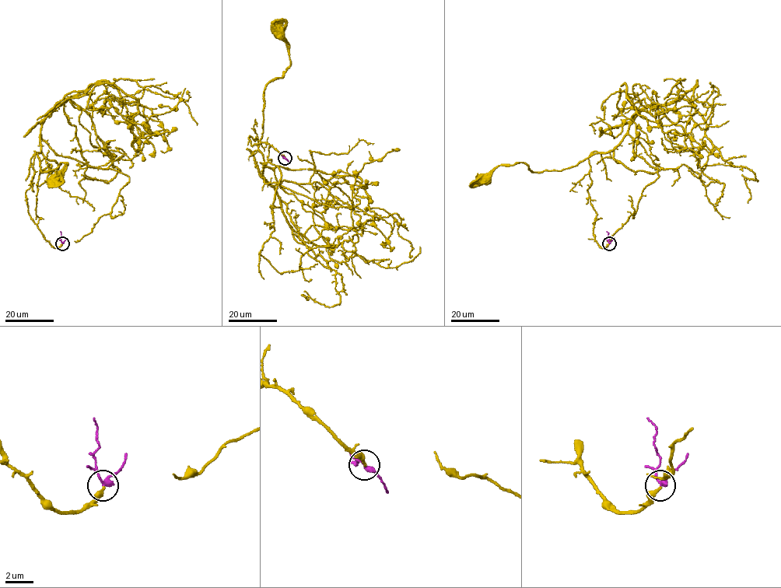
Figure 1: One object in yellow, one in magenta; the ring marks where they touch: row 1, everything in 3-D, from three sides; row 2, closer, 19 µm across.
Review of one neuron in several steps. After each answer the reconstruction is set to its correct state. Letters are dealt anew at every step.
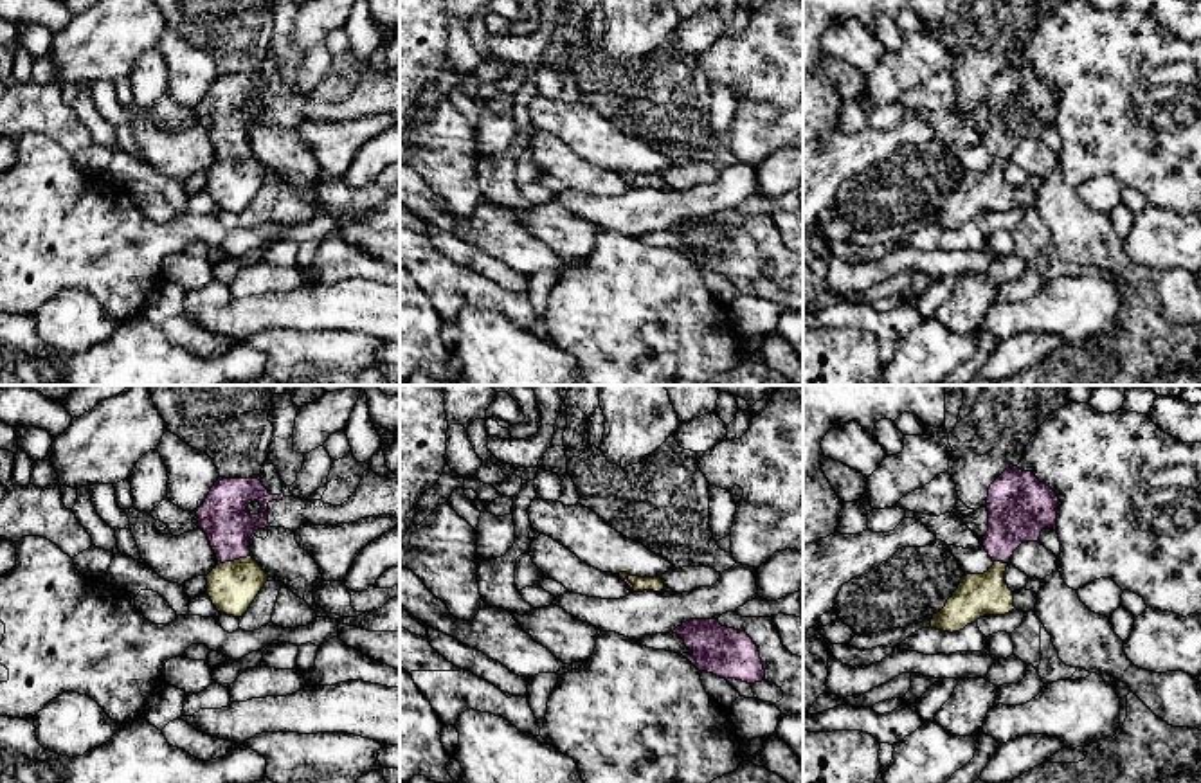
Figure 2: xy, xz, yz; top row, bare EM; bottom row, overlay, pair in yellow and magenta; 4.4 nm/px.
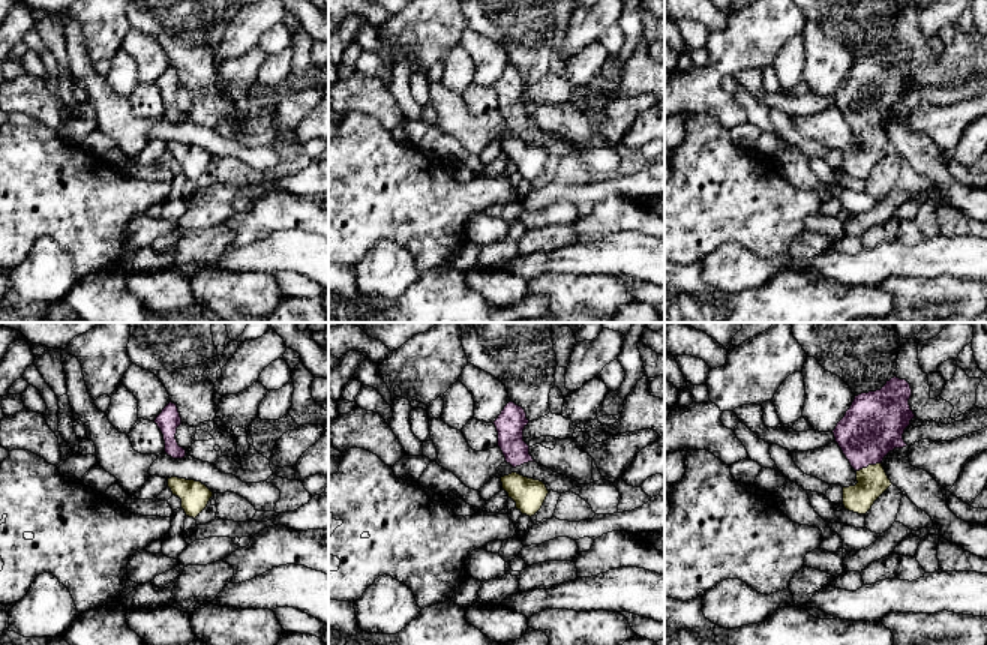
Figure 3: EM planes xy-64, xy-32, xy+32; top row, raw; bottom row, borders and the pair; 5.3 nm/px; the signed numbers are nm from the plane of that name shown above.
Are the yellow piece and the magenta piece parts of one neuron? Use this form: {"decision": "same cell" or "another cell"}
{"decision": "same cell"}

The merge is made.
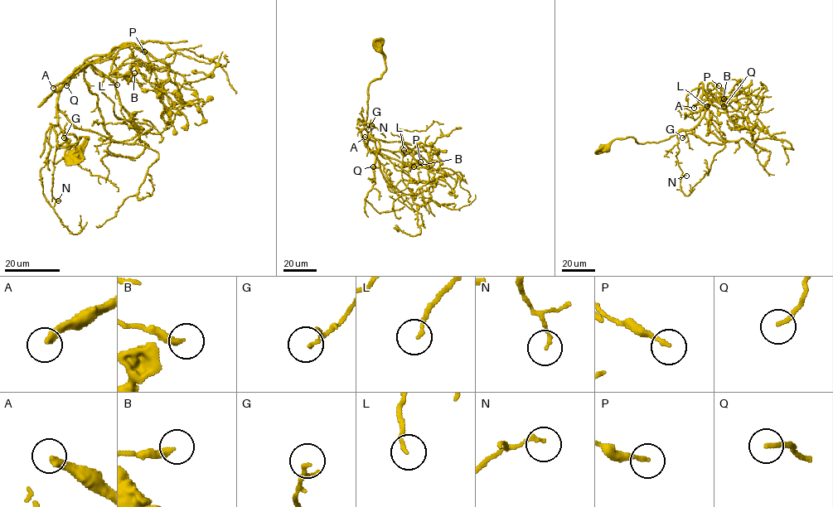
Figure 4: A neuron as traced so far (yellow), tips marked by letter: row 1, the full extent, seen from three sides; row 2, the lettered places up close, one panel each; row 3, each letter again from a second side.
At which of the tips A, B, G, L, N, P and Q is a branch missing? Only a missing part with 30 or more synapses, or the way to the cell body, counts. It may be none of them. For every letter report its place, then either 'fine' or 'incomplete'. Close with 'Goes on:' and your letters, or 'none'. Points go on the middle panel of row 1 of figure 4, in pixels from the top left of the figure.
A: (365, 137) | incomplete
B: (414, 166) | fine
G: (371, 125) | fine
L: (404, 150) | fine
N: (368, 129) | fine
P: (420, 161) | fine
Q: (373, 166) | incomplete
Goes on: A, Q

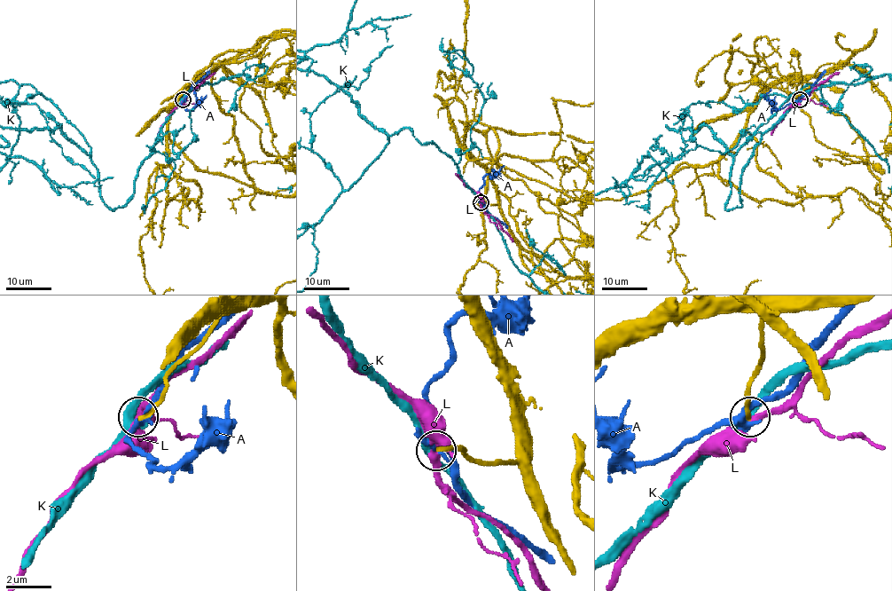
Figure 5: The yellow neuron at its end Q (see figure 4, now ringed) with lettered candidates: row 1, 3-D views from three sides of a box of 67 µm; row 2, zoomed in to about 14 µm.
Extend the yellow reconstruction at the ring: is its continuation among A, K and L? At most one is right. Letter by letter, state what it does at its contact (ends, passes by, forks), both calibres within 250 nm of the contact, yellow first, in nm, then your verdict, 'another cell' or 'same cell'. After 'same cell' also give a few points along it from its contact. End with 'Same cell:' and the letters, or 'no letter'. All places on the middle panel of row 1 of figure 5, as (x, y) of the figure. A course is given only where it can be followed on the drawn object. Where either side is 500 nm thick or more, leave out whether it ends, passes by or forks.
A: it forks; calibres 200 and 280 nm; another cell
K: it forks; calibres 170 and 280 nm; another cell
L: it passes by; calibres 180 and 300 nm; another cell
Same cell: no letter

